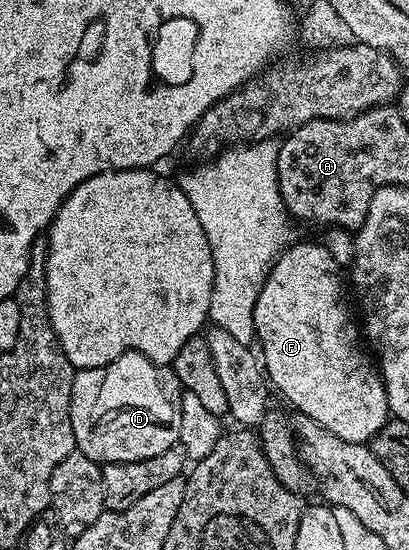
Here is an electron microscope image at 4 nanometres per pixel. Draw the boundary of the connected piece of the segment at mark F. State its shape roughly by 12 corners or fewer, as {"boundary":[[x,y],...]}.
{"boundary":[[324,243],[259,290],[268,383],[368,445],[387,390]]}

